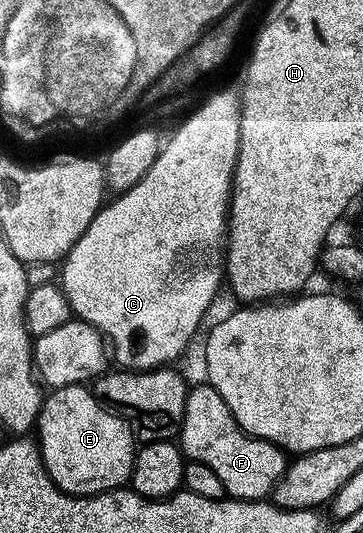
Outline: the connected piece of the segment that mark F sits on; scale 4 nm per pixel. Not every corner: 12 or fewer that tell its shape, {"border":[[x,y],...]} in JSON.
{"border":[[211,384],[189,389],[178,445],[227,497],[267,499],[289,464]]}

